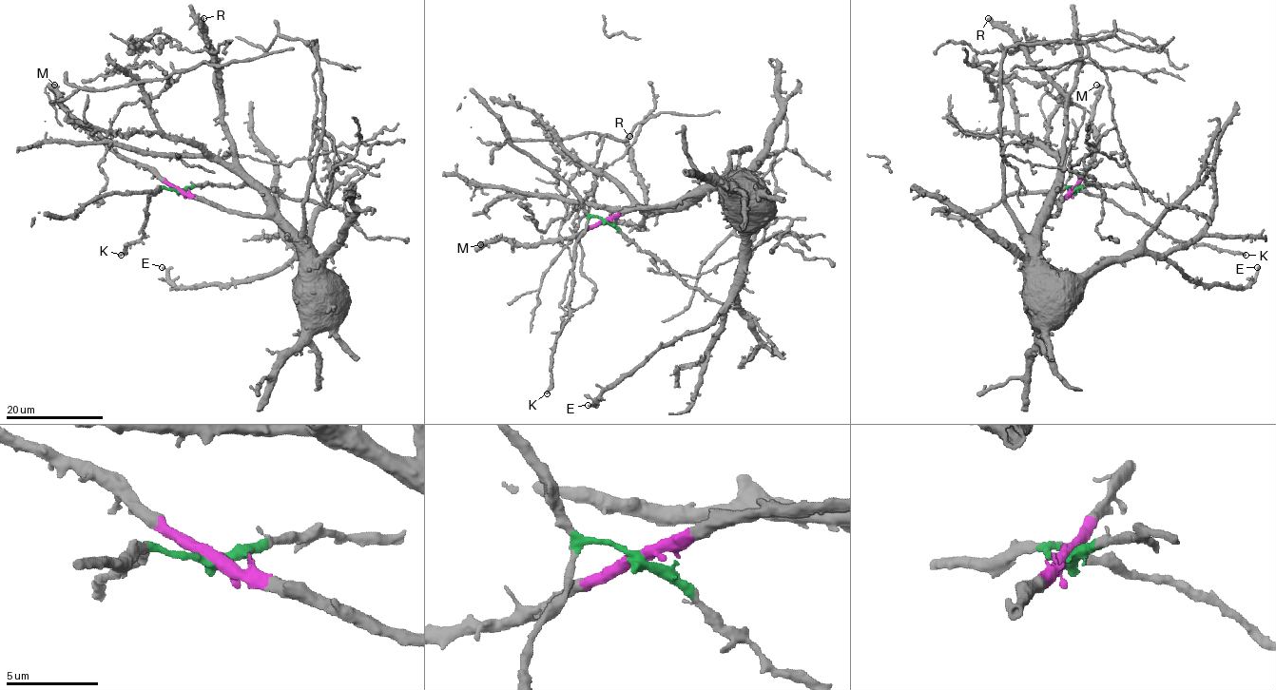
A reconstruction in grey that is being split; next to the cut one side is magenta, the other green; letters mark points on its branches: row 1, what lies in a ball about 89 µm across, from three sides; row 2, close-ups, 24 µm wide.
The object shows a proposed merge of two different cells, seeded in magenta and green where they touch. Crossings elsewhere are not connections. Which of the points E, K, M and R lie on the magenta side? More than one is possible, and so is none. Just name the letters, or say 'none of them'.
E, M, R

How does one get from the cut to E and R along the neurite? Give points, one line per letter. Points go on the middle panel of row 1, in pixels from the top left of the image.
E: (604, 220), (729, 187), (741, 211), (741, 264), (732, 295), (719, 314), (704, 328), (661, 345), (589, 405)
R: (604, 220), (693, 196), (670, 209), (649, 214), (647, 189), (631, 155), (628, 136)

